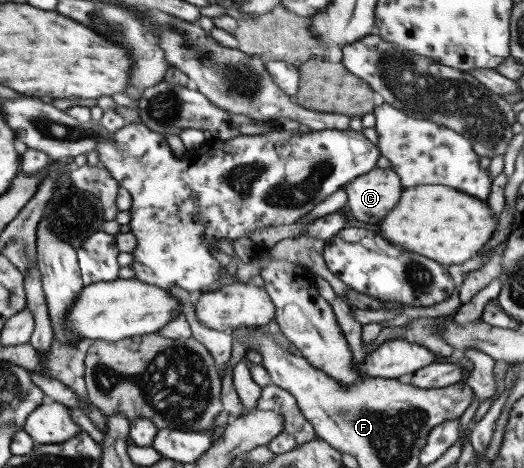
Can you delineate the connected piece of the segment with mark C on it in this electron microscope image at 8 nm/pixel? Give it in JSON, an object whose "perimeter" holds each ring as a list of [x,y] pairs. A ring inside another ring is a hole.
{"perimeter":[[[372,168],[341,187],[347,195],[346,207],[355,220],[379,224],[398,202],[403,190],[400,177],[388,168]]]}

